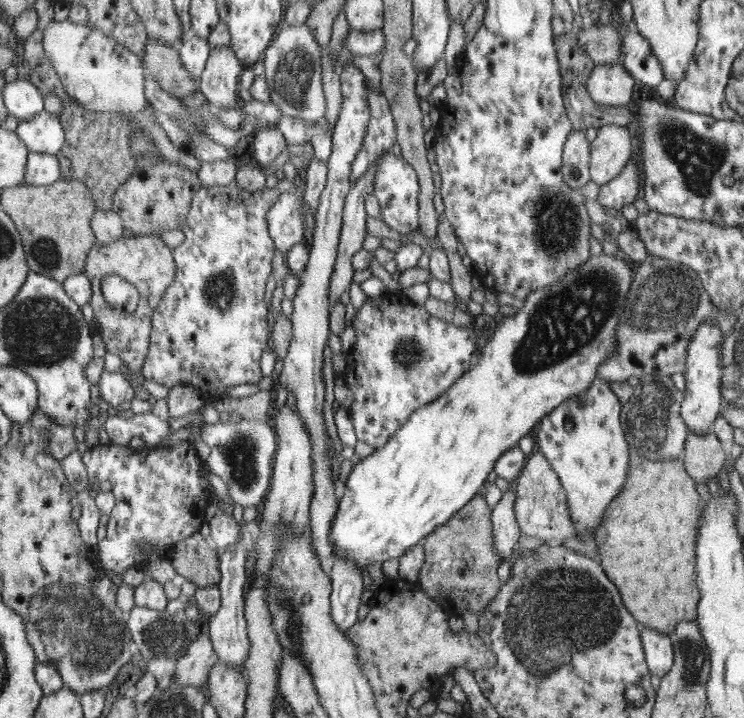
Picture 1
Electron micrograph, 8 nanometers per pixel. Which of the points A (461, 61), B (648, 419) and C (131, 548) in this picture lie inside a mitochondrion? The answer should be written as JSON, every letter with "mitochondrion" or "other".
{"A":"other","B":"mitochondrion","C":"other"}

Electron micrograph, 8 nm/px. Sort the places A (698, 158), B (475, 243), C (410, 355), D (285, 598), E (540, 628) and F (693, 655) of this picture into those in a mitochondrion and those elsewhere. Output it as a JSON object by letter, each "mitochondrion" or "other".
{"A":"mitochondrion","B":"other","C":"mitochondrion","D":"mitochondrion","E":"mitochondrion","F":"mitochondrion"}

